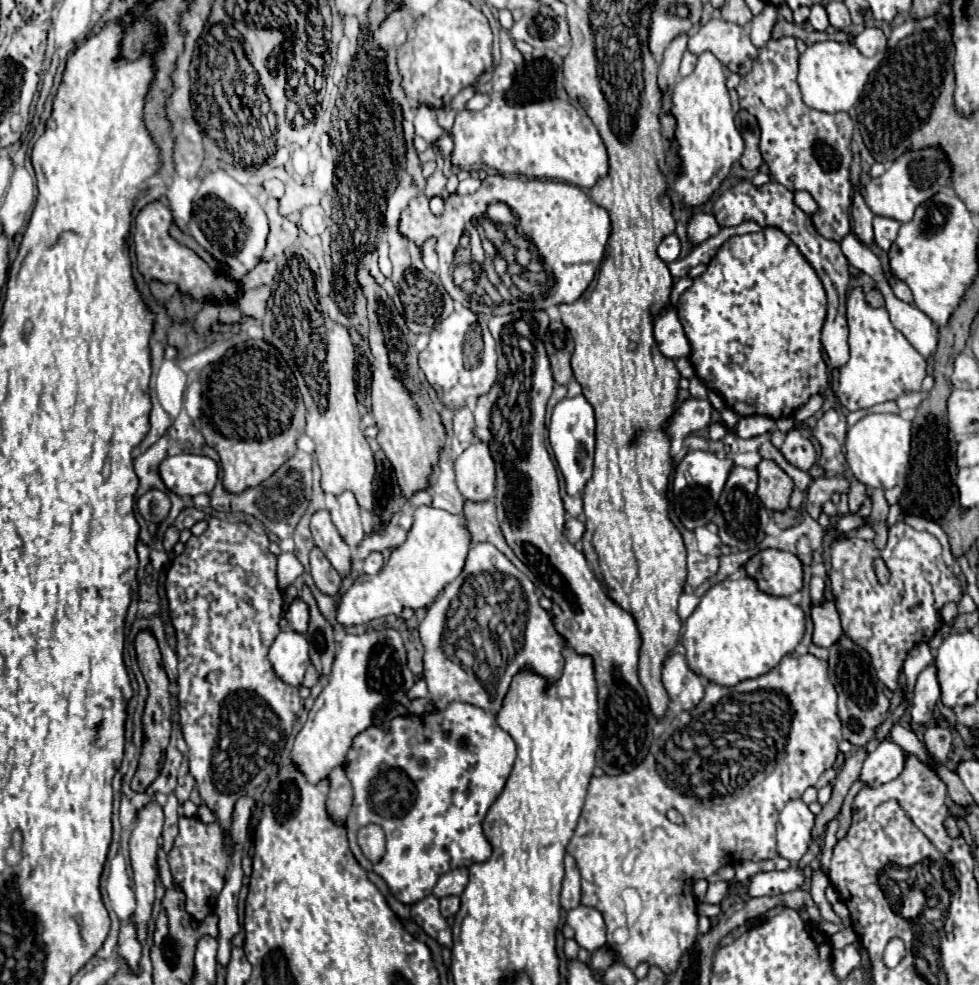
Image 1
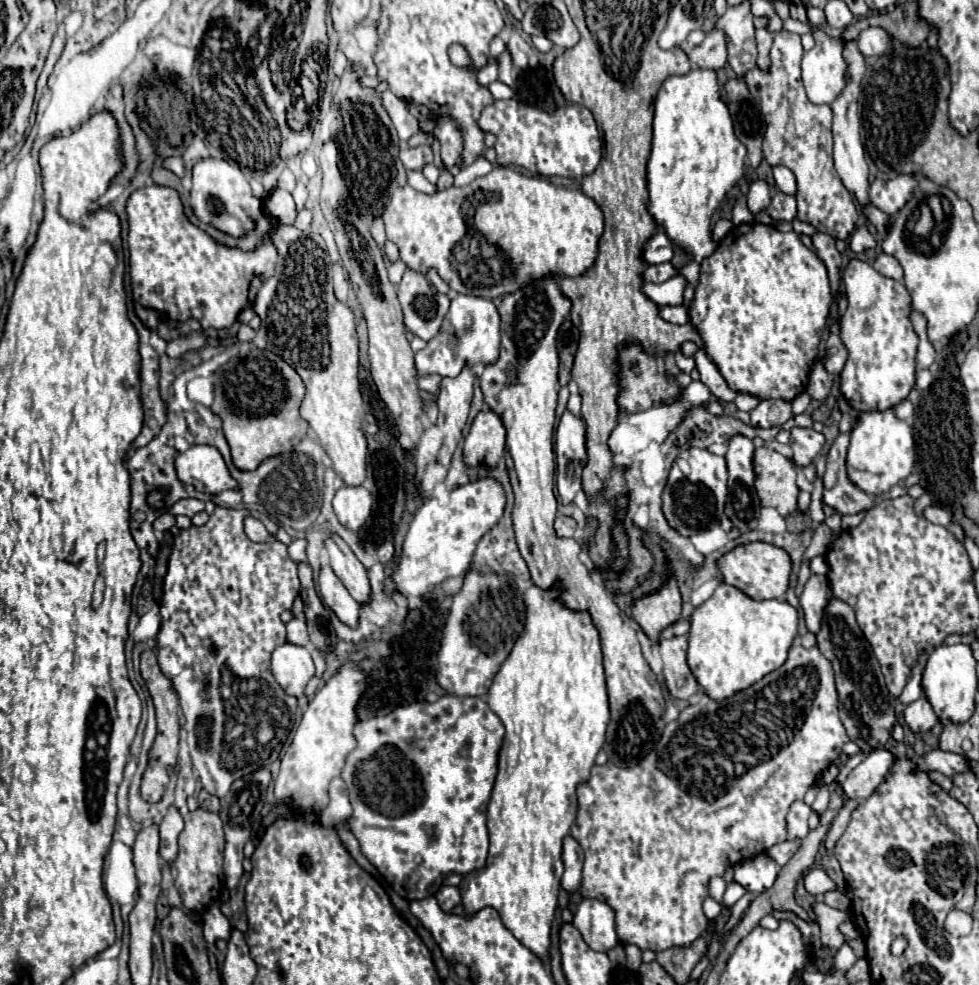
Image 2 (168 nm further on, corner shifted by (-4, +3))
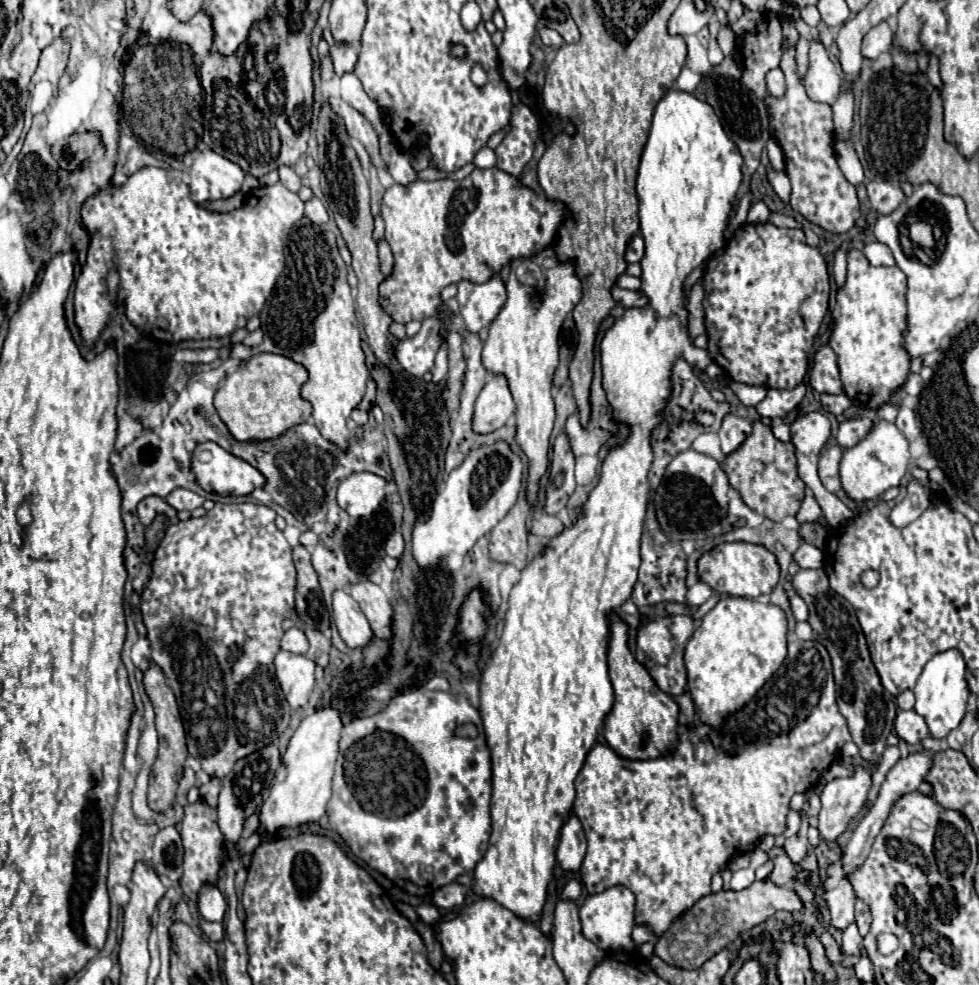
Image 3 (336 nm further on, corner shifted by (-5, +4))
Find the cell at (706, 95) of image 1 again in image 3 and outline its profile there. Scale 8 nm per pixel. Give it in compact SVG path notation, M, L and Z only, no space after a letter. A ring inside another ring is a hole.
M679 88L667 90L655 106L649 140L645 144L637 176L641 234L645 238L641 292L649 296L651 306L647 306L645 312L629 308L623 320L615 320L613 328L609 328L601 340L603 388L615 410L615 418L625 420L631 426L631 438L625 446L613 448L607 454L599 484L583 506L577 524L565 528L557 538L553 538L521 572L521 580L513 586L509 596L509 610L505 614L499 648L491 654L491 662L481 674L481 718L493 762L490 806L493 832L487 854L473 870L473 892L493 898L517 918L525 918L527 922L537 922L541 918L547 900L547 886L557 862L555 848L559 832L565 820L569 820L575 800L573 782L583 768L587 754L597 744L599 730L605 726L605 716L613 708L613 688L607 674L607 614L629 600L641 566L639 540L649 492L647 472L653 462L649 436L651 428L661 420L659 412L667 402L671 366L677 358L685 358L697 370L705 370L711 364L707 350L691 346L687 338L683 280L711 254L725 246L723 230L743 180L741 166L743 156L725 134L713 108L695 94Z

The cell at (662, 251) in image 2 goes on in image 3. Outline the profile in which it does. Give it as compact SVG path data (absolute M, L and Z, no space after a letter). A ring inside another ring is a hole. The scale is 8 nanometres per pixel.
M635 234L627 246L627 252L625 252L625 260L627 262L641 262L645 256L645 240L641 234Z

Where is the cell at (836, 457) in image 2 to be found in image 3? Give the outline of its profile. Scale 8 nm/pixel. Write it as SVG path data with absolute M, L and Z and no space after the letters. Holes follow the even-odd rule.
M859 418L859 420L847 420L843 424L839 424L839 432L837 432L837 446L841 446L843 450L855 446L871 428L873 420L869 418Z

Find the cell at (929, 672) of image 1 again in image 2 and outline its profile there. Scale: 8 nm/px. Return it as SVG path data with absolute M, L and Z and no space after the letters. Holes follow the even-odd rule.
M920 697L918 701L910 703L904 709L904 721L912 729L912 733L926 733L938 723L938 717L932 713L932 707L928 705L928 701Z

